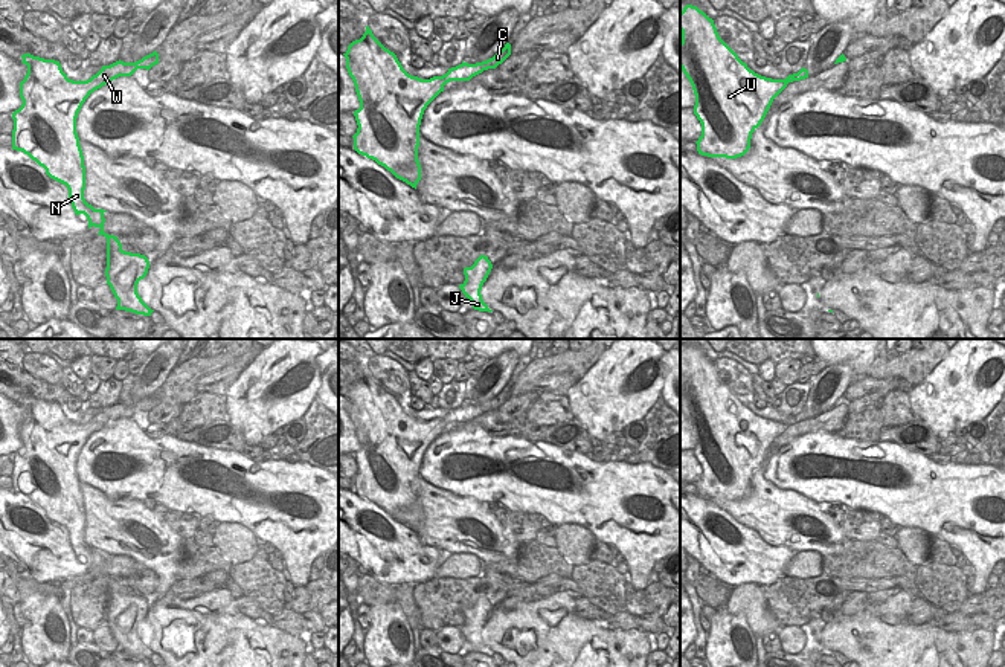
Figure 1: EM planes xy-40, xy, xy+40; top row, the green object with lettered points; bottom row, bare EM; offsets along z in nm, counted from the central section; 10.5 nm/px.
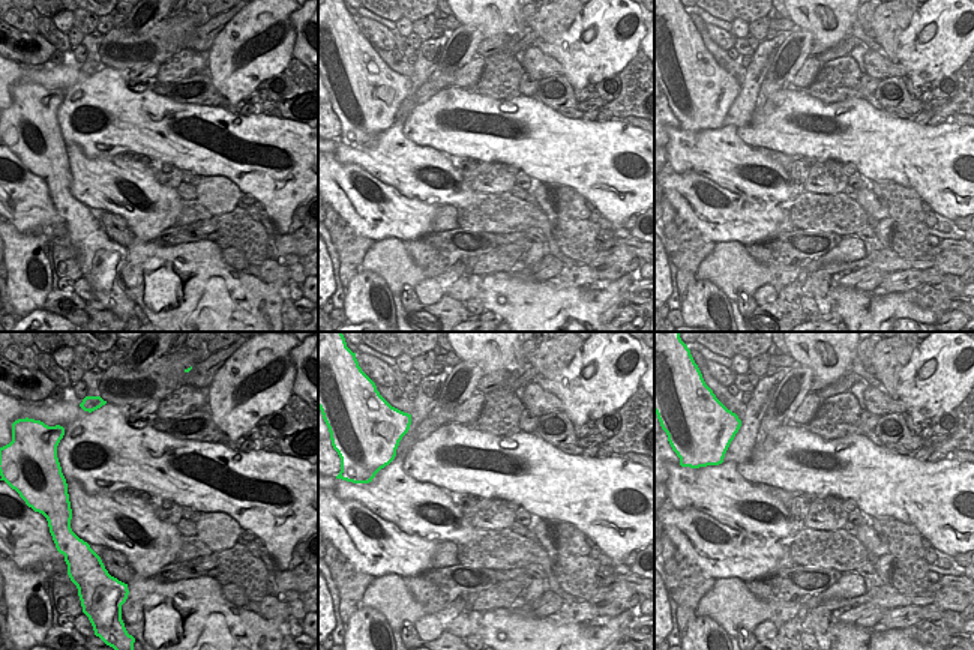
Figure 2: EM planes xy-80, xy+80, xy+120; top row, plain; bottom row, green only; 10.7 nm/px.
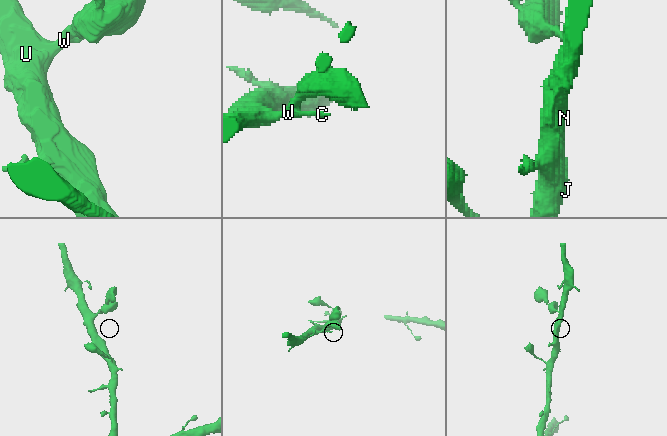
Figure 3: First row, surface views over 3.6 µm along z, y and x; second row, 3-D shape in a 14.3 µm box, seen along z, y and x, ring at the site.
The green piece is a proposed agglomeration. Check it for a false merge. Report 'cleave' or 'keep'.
keep

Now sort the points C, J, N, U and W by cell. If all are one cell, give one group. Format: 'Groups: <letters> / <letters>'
Groups: C J N U W.

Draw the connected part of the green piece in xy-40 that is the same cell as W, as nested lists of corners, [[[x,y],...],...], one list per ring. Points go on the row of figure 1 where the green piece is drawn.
[[[154,50],[136,63],[124,63],[119,60],[110,66],[102,66],[102,69],[87,81],[69,79],[63,72],[59,61],[44,60],[31,53],[24,53],[21,58],[21,63],[27,66],[27,73],[20,82],[20,98],[23,104],[12,113],[12,150],[23,151],[40,166],[43,166],[50,179],[66,185],[75,214],[84,214],[88,220],[88,229],[92,226],[99,227],[101,230],[98,235],[104,235],[107,238],[105,276],[107,284],[117,299],[116,310],[151,316],[154,310],[151,310],[137,293],[137,284],[146,276],[149,269],[148,258],[140,253],[125,252],[117,237],[105,234],[104,214],[107,211],[95,209],[84,198],[85,166],[79,137],[76,133],[76,118],[82,104],[95,90],[119,76],[131,76],[137,69],[149,70],[153,66],[159,64],[159,53]]]

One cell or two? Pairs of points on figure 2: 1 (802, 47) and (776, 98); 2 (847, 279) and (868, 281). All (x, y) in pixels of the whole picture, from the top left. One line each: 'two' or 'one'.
1: one
2: one

